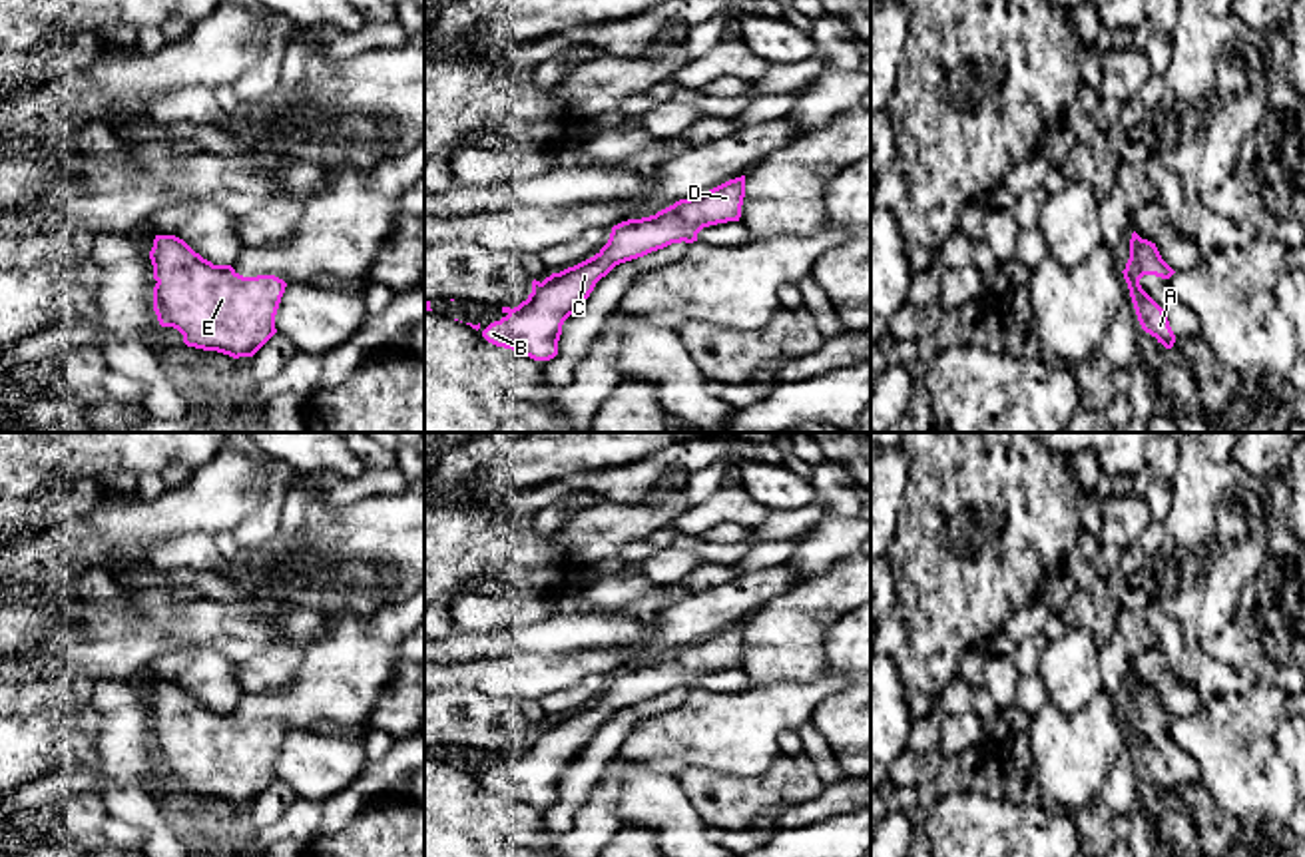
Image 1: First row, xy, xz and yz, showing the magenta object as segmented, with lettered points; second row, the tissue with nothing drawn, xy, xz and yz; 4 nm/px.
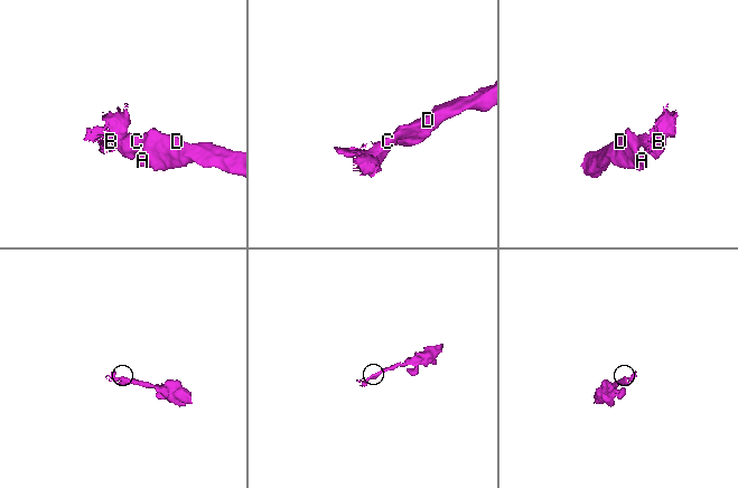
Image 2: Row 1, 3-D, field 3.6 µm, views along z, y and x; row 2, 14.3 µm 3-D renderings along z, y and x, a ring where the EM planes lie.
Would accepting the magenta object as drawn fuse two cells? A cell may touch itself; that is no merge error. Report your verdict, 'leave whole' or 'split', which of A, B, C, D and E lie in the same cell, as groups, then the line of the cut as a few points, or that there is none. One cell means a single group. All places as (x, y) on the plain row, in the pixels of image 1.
leave whole; groups A B C D E; cut none

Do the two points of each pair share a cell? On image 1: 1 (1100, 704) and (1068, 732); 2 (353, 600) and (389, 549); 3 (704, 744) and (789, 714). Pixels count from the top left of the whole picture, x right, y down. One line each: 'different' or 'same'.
1: same
2: same
3: same

